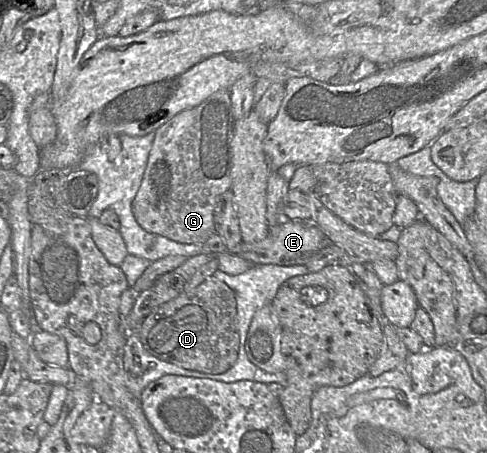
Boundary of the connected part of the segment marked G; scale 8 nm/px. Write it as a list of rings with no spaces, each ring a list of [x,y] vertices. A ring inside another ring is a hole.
[[[220,89],[154,131],[142,182],[132,202],[133,215],[145,231],[196,245],[204,245],[215,233],[217,201],[231,187],[234,122],[229,90]]]

